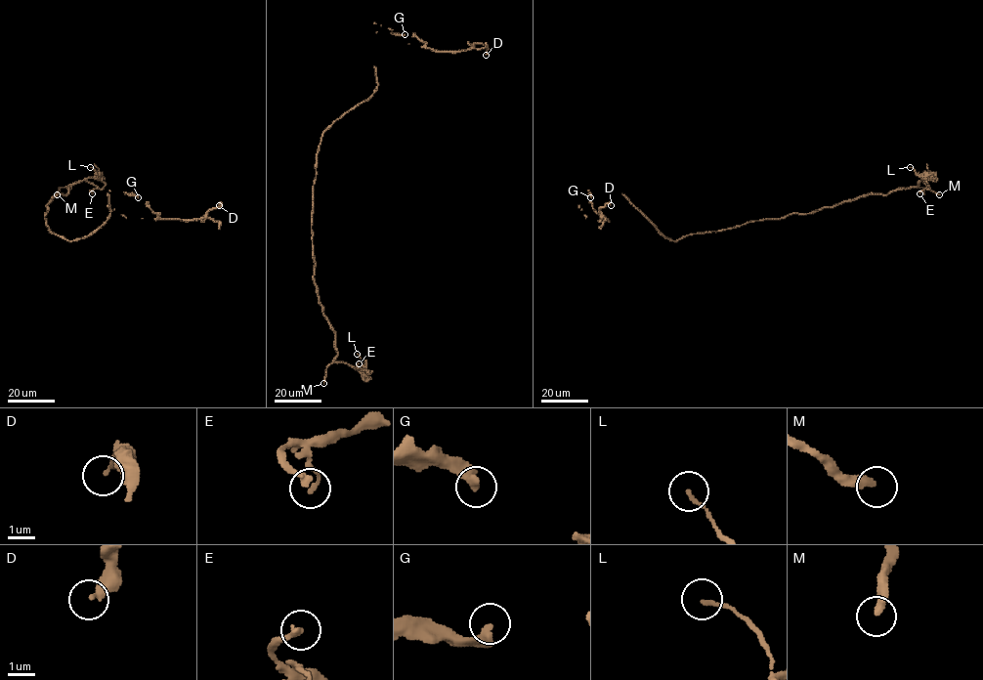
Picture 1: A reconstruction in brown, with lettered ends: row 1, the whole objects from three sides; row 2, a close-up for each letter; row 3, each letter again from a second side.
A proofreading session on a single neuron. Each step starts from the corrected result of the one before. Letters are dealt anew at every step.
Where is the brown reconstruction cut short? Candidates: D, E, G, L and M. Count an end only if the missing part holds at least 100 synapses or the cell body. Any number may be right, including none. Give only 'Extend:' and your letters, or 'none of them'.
Extend: D, M

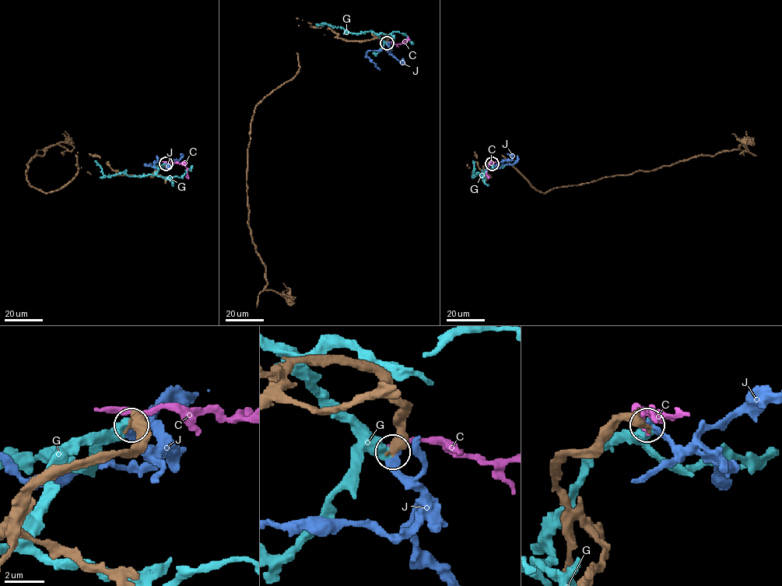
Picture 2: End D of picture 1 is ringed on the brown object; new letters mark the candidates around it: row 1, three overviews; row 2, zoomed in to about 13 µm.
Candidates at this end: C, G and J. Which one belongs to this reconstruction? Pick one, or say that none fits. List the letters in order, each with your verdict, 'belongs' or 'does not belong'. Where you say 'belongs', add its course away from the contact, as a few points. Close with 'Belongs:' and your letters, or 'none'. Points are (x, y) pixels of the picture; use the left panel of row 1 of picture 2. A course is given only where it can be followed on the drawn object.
C: does not belong
G: does not belong
J: belongs; it runs (166, 163), (168, 165), (166, 166), (156, 168), (145, 165), (155, 163), (157, 160), (156, 156)
Belongs: J

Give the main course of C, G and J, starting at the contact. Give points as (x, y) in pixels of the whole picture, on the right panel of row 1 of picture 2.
C: (492, 162), (486, 171), (488, 178)
G: (492, 163), (480, 175), (482, 177), (477, 173), (474, 176), (472, 160)
J: (492, 163), (500, 166), (499, 168), (503, 165), (512, 165), (517, 160), (517, 156)

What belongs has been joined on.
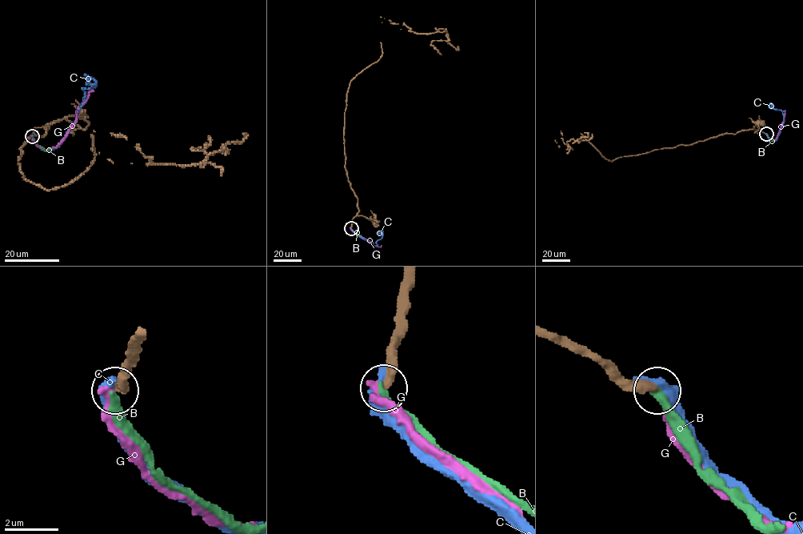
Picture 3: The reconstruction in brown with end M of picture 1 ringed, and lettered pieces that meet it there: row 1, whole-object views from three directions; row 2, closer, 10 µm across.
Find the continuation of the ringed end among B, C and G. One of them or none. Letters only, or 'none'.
B

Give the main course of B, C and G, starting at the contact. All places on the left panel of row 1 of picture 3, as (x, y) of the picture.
B: (33, 135), (38, 146), (45, 150), (53, 148)
C: (33, 135), (33, 140), (44, 150), (52, 149), (65, 135), (82, 102), (82, 89), (94, 86), (84, 73)
G: (33, 135), (32, 140), (37, 146), (45, 150), (53, 148), (75, 122), (78, 108), (93, 90)

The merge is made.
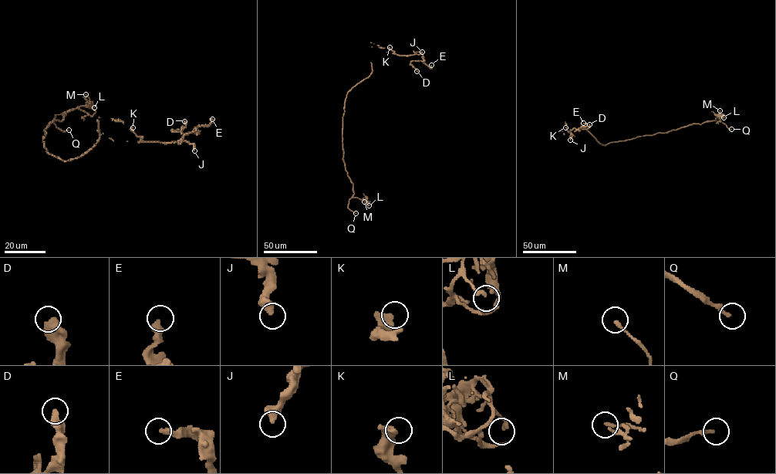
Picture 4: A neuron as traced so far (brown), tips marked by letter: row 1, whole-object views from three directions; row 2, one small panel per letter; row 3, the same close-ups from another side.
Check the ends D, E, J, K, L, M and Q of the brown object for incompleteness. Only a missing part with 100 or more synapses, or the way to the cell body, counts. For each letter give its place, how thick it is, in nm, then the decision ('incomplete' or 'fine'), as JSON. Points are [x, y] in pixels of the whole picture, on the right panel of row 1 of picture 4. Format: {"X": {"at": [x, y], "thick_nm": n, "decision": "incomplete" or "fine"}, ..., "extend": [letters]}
{"D": {"at": [589, 124], "thick_nm": 480, "decision": "fine"}, "E": {"at": [583, 123], "thick_nm": 360, "decision": "fine"}, "J": {"at": [570, 140], "thick_nm": 460, "decision": "fine"}, "K": {"at": [565, 127], "thick_nm": 440, "decision": "fine"}, "L": {"at": [723, 117], "thick_nm": 200, "decision": "fine"}, "M": {"at": [720, 110], "thick_nm": 160, "decision": "fine"}, "Q": {"at": [731, 129], "thick_nm": 200, "decision": "incomplete"}, "extend": ["Q"]}

